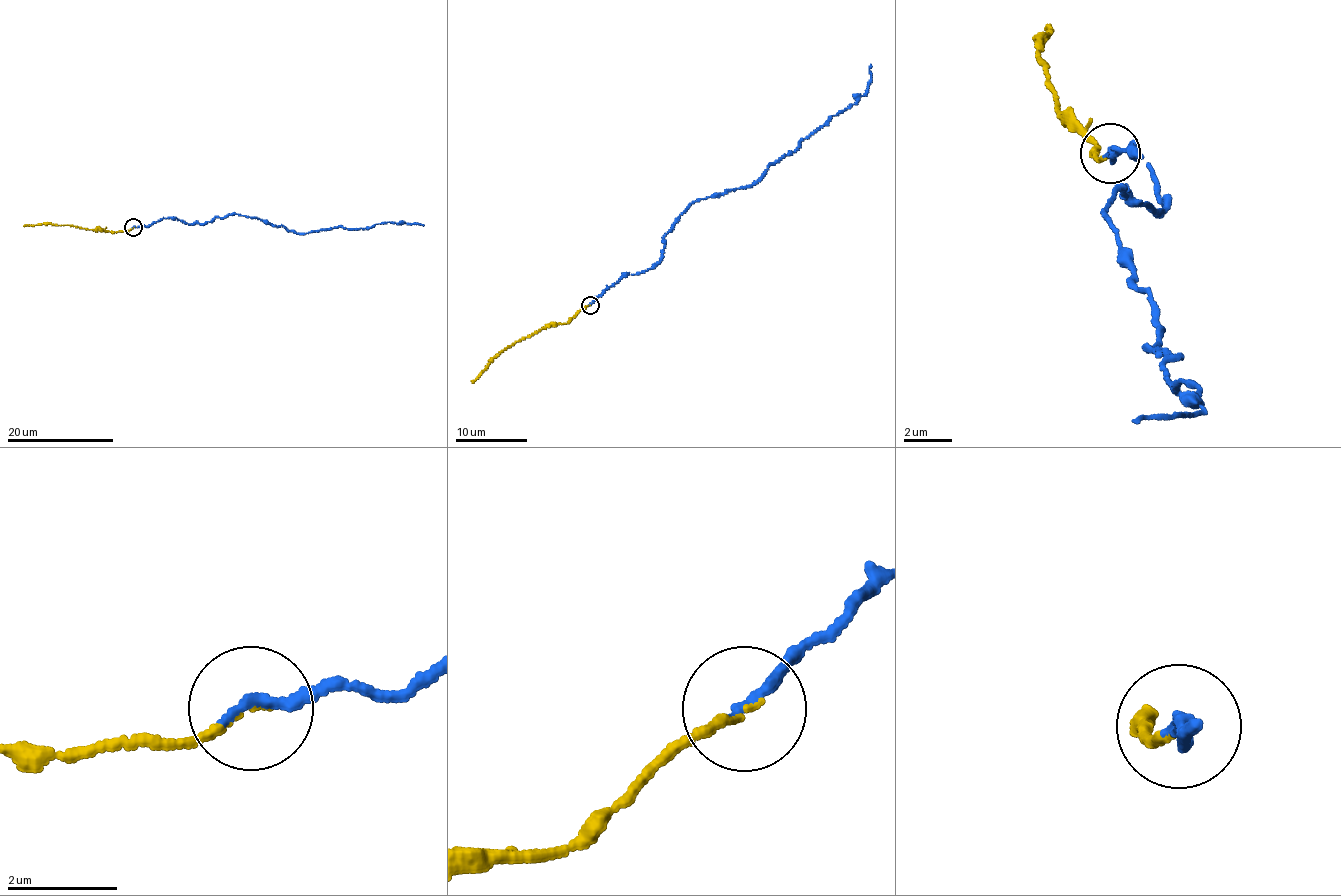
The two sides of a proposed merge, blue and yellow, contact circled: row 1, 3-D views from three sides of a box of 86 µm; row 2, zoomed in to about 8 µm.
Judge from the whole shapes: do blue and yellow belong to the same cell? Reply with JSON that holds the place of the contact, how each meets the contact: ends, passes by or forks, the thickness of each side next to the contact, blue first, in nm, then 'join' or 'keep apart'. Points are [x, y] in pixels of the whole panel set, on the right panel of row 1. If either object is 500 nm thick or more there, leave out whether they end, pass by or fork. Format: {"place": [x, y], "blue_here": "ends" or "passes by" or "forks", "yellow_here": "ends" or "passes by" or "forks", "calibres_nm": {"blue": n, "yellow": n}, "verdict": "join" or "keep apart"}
{"place": [1110, 153], "blue_here": "ends", "yellow_here": "ends", "calibres_nm": {"blue": 240, "yellow": 100}, "verdict": "join"}

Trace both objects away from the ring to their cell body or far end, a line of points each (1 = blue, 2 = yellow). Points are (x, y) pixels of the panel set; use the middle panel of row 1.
1: (589, 305), (623, 277), (653, 268), (664, 237), (695, 201), (759, 181), (849, 107), (865, 92), (870, 64)
2: (589, 305), (568, 322), (544, 327), (508, 346), (472, 383)

